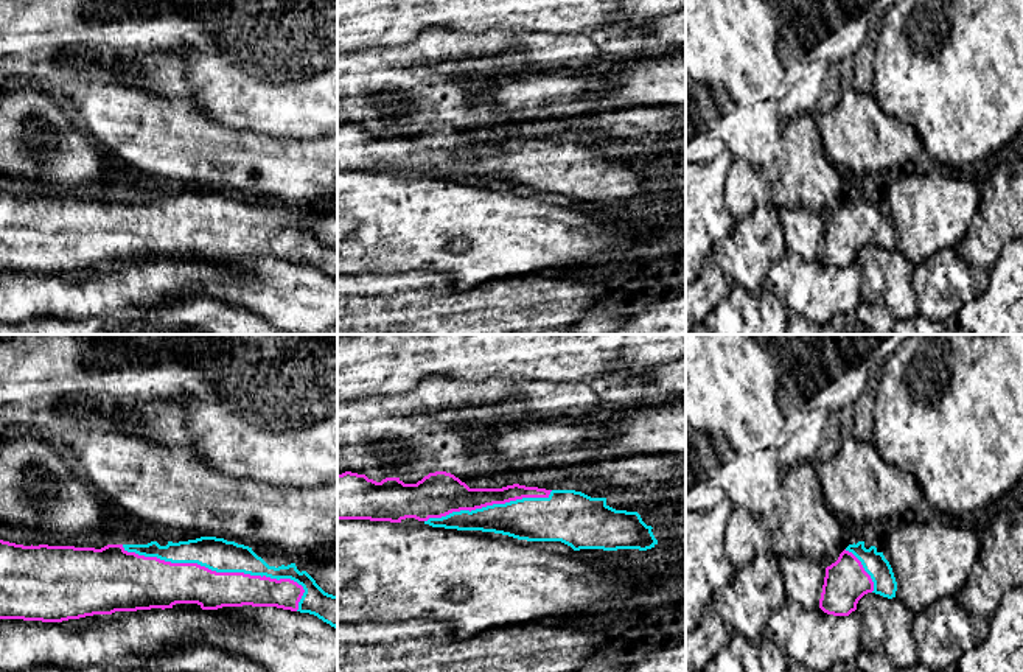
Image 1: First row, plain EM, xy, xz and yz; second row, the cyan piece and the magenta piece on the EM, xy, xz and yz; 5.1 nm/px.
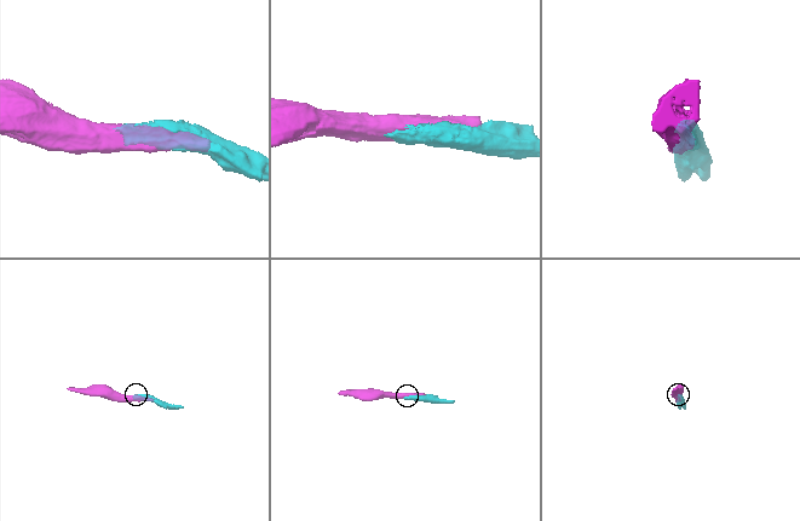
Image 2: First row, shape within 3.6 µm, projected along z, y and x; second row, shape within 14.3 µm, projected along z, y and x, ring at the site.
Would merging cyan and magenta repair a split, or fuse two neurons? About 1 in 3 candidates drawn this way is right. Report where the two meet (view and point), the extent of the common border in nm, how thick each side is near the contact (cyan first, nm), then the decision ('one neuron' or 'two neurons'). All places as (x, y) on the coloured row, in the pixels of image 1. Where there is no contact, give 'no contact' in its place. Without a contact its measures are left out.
xy (215, 570) | 1000 nm | 170/220 nm | one neuron

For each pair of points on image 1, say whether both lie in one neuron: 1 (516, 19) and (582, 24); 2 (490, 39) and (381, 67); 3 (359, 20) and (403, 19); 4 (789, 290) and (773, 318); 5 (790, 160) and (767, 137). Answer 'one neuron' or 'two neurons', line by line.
1: one neuron
2: one neuron
3: one neuron
4: two neurons
5: two neurons

